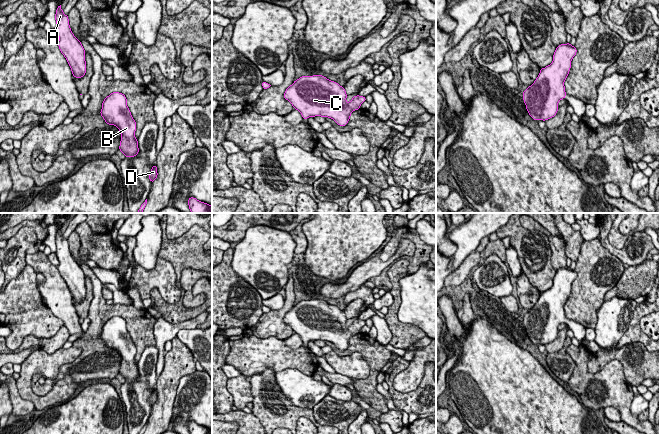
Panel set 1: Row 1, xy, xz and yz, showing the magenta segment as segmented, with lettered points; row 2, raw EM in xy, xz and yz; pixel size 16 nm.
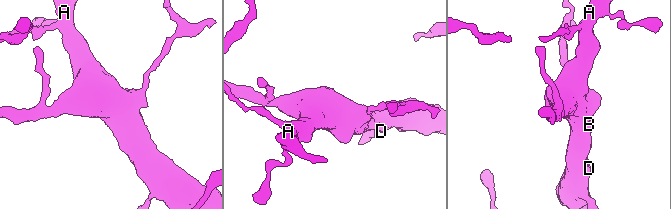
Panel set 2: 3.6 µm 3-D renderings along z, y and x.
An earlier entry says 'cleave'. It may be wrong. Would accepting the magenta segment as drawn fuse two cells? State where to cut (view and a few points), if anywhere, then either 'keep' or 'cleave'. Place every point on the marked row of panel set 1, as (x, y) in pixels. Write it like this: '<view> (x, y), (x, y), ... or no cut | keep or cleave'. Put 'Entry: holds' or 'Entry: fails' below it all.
no cut | keep
Entry: fails

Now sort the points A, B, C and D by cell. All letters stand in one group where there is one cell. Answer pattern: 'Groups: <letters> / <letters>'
Groups: A B C D

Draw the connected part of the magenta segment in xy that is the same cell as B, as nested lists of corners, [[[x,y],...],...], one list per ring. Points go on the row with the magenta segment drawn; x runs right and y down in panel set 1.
[[[119,92],[111,93],[104,99],[100,114],[107,124],[116,126],[121,132],[119,150],[125,157],[136,156],[139,152],[135,138],[136,122],[127,107],[126,96]]]

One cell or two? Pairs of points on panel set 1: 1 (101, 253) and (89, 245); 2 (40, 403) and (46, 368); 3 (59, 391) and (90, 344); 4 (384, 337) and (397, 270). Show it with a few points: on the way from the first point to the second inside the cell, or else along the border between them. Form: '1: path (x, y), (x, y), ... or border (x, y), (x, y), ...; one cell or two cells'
1: path (98, 250), (92, 245); one cell
2: path (29, 392), (27, 390), (27, 377), (35, 369); one cell
3: border (58, 380), (45, 394), (39, 395); two cells
4: border (383, 318), (392, 335), (390, 343); two cells

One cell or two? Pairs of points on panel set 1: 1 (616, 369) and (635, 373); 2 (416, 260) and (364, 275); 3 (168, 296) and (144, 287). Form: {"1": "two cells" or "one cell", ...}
{"1": "two cells", "2": "two cells", "3": "one cell"}

